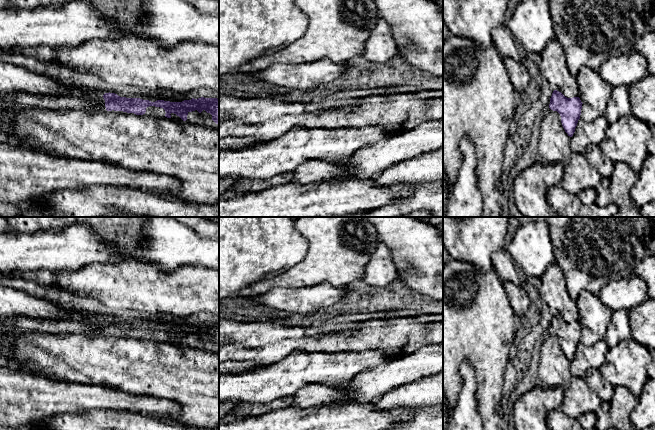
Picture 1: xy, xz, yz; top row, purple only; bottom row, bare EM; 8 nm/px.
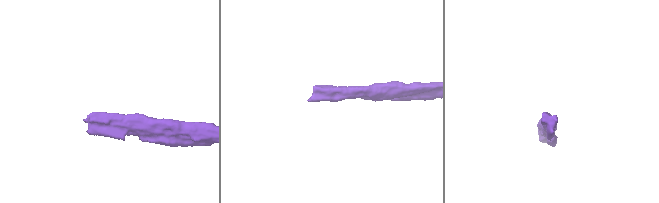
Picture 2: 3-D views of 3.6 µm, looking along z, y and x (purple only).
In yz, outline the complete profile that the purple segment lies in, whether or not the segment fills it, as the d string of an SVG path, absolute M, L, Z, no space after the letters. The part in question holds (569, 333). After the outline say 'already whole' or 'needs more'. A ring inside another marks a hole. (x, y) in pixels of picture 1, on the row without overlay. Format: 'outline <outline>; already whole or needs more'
outline M557 314L553 315L550 322L549 332L560 338L562 350L570 361L580 343L582 328L579 321L567 322Z; already whole

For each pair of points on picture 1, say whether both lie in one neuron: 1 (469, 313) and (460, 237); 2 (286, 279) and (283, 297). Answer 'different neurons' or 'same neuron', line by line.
1: different neurons
2: different neurons

